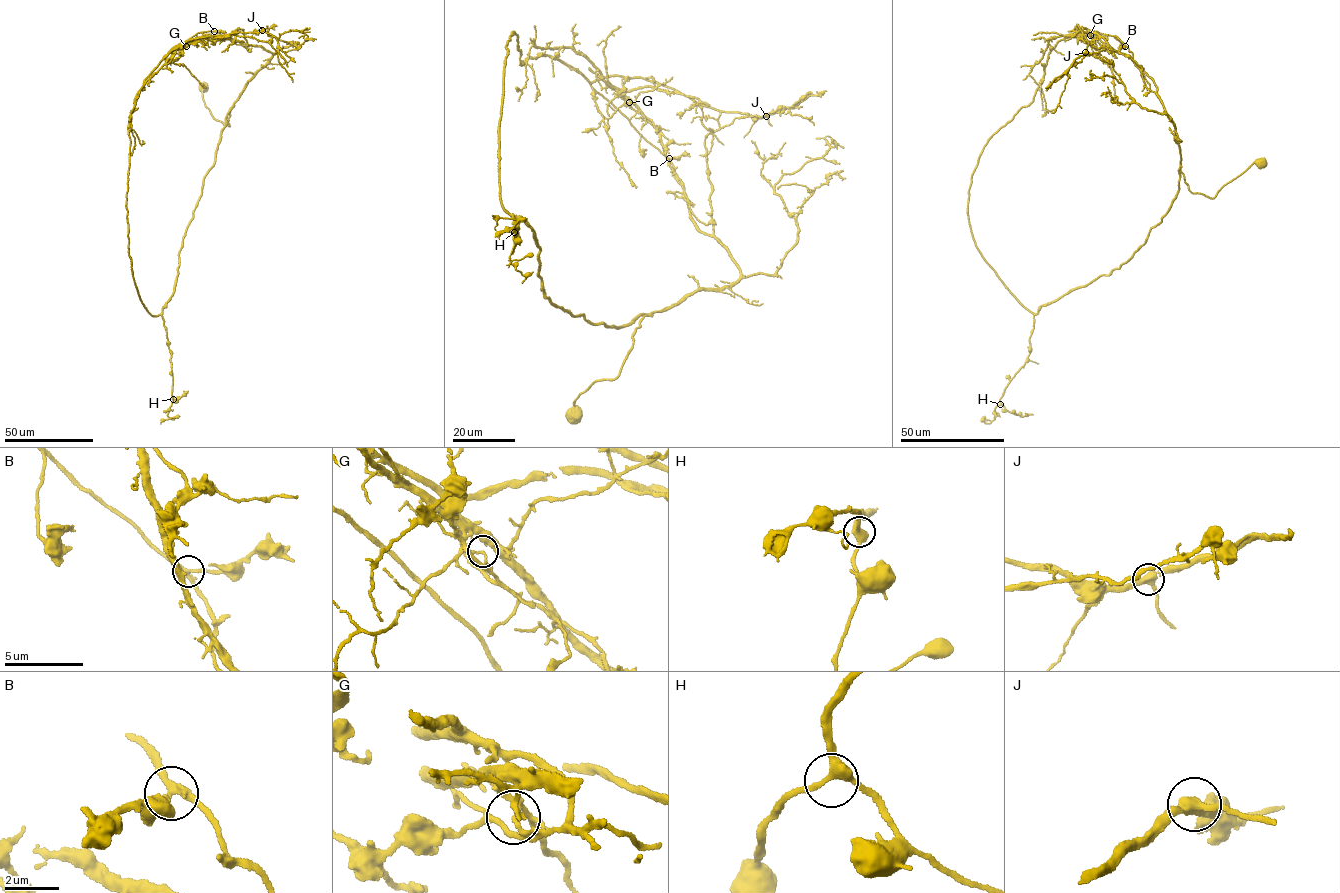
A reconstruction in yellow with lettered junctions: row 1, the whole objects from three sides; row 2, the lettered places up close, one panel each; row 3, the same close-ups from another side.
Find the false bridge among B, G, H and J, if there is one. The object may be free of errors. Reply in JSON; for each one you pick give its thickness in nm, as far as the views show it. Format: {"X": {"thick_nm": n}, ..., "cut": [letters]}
{"G": {"thick_nm": 120}, "cut": ["G"]}

